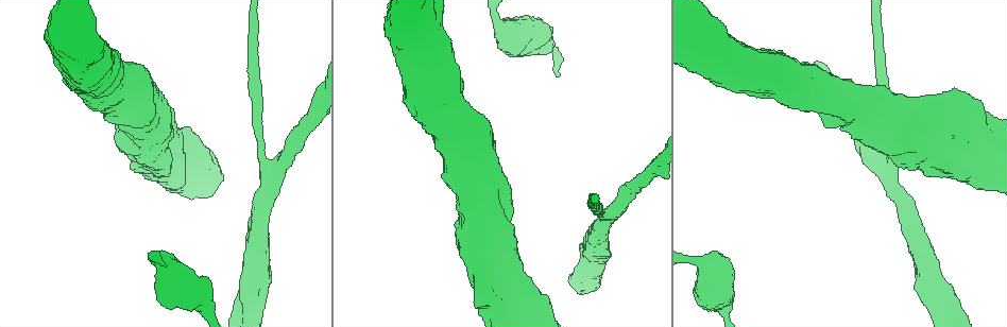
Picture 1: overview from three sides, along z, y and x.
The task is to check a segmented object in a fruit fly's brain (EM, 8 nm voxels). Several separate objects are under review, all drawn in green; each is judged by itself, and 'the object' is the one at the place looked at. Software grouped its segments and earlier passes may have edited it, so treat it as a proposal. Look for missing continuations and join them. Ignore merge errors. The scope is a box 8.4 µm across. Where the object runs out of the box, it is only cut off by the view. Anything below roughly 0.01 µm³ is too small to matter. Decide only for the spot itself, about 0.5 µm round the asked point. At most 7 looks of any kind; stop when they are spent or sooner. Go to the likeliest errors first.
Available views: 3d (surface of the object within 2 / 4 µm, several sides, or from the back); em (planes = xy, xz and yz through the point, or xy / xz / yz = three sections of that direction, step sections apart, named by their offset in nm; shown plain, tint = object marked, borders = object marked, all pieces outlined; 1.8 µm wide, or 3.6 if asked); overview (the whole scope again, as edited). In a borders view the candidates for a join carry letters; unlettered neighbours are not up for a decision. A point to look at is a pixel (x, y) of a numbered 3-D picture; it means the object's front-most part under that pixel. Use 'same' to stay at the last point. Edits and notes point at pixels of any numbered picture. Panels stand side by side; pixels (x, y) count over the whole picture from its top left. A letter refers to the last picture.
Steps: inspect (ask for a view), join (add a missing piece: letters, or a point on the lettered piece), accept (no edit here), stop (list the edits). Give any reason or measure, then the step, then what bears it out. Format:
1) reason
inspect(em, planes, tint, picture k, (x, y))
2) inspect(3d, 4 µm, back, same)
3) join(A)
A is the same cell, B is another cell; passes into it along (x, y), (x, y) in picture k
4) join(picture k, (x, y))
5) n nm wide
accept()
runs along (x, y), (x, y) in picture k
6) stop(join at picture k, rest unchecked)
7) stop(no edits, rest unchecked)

three arms meet
inspect(3d, 2 µm, picture 1, (889, 178))

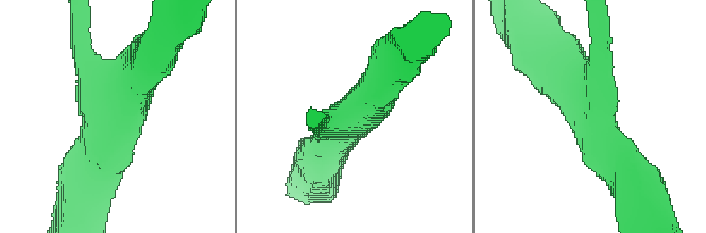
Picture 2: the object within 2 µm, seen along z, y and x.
3 arms; arms of 190, 360, 400 nm
inspect(em, planes, tint, picture 2, (349, 120))

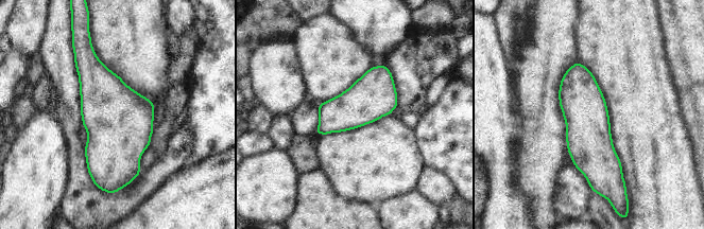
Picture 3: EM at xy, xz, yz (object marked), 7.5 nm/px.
inspect(em, planes, borders, same)

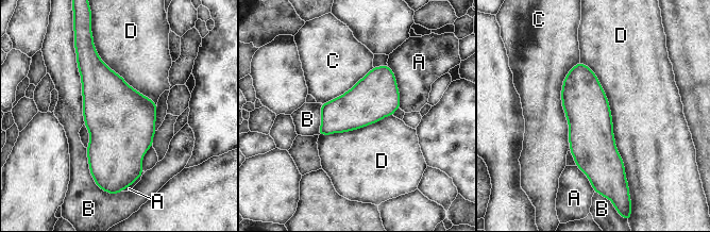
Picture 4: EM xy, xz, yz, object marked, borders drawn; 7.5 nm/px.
accept()
A, B, C and D are other cells; border along (580, 61), (607, 98), (627, 180) in picture 4; no lettered piece goes on from it

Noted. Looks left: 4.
an open end
inspect(em, 3.6 µm, xz, step 4, borders, picture 1, (486, 123))

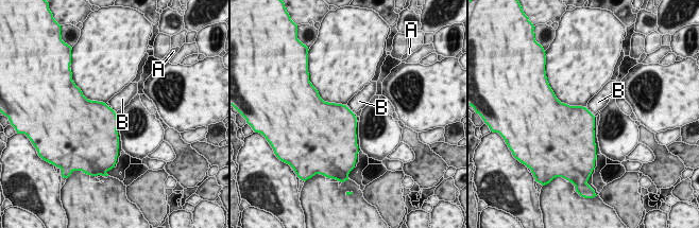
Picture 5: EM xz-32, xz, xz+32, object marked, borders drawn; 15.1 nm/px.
cut it another way
inspect(em, 3.6 µm, planes, borders, same)

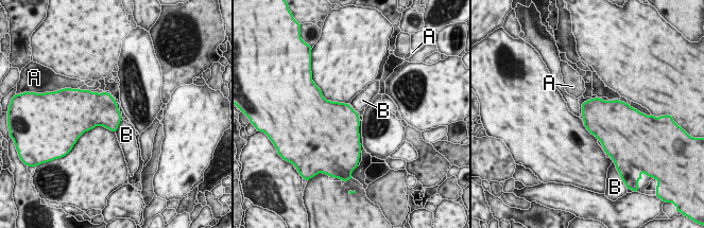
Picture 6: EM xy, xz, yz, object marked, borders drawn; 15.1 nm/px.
accept()
A and B are other cells; none of them fits

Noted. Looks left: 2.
touches itself
inspect(em, 3.6 µm, xy, step 16, tint, picture 1, (500, 310))

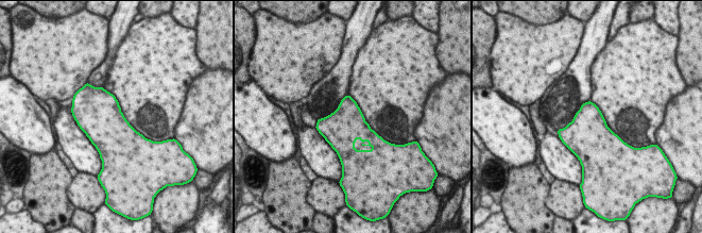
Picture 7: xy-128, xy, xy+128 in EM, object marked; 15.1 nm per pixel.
inspect(em, 3.6 µm, planes, borders, same)

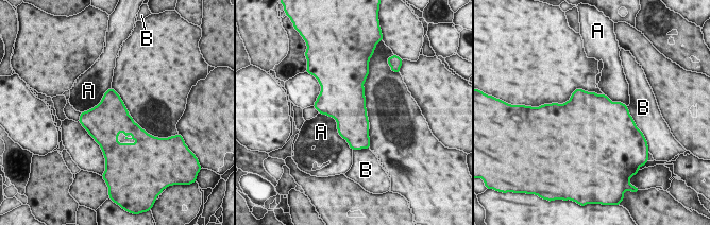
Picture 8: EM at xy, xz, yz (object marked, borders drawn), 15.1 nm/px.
accept()
A and B are other cells; border along (319, 113), (335, 120), (352, 149) in picture 8; none of them fits

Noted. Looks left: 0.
stop(no edits, rest unchecked)

